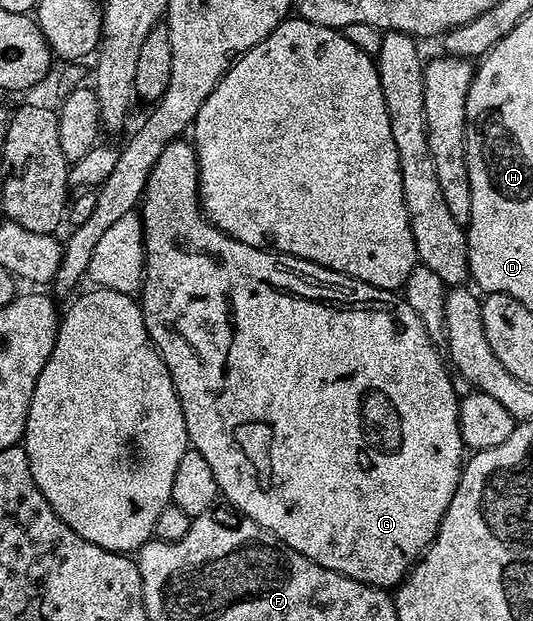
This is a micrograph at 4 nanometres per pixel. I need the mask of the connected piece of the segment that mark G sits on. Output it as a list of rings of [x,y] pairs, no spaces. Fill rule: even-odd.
[[[176,140],[170,142],[161,152],[161,156],[151,169],[151,175],[147,180],[147,186],[143,189],[141,199],[141,217],[143,219],[143,237],[141,245],[145,255],[145,265],[143,268],[143,284],[141,287],[141,305],[143,308],[143,319],[145,328],[151,337],[151,343],[159,350],[163,358],[165,368],[169,368],[169,376],[173,380],[173,388],[181,400],[181,412],[185,416],[185,428],[187,429],[188,443],[201,456],[205,456],[209,468],[213,468],[213,480],[217,480],[219,493],[225,499],[228,498],[230,505],[238,513],[244,514],[249,520],[253,520],[261,528],[265,528],[277,540],[281,540],[289,548],[301,552],[309,560],[313,560],[321,568],[329,568],[338,574],[349,576],[353,580],[365,583],[366,586],[377,586],[380,588],[395,588],[411,572],[411,567],[423,557],[431,541],[437,536],[441,520],[453,500],[453,492],[457,492],[459,478],[463,474],[463,463],[465,461],[465,447],[461,428],[459,427],[459,404],[461,398],[454,392],[452,375],[445,365],[444,355],[435,347],[436,343],[431,338],[429,332],[422,323],[421,317],[410,307],[409,303],[402,297],[397,296],[394,290],[382,290],[376,286],[365,284],[356,278],[350,278],[344,274],[339,274],[335,270],[326,270],[324,266],[318,266],[312,262],[306,262],[303,258],[293,258],[290,254],[280,254],[270,250],[258,250],[255,246],[245,244],[236,238],[230,238],[224,230],[218,230],[212,222],[208,222],[203,207],[199,204],[199,162],[195,159],[195,147],[190,141]]]

